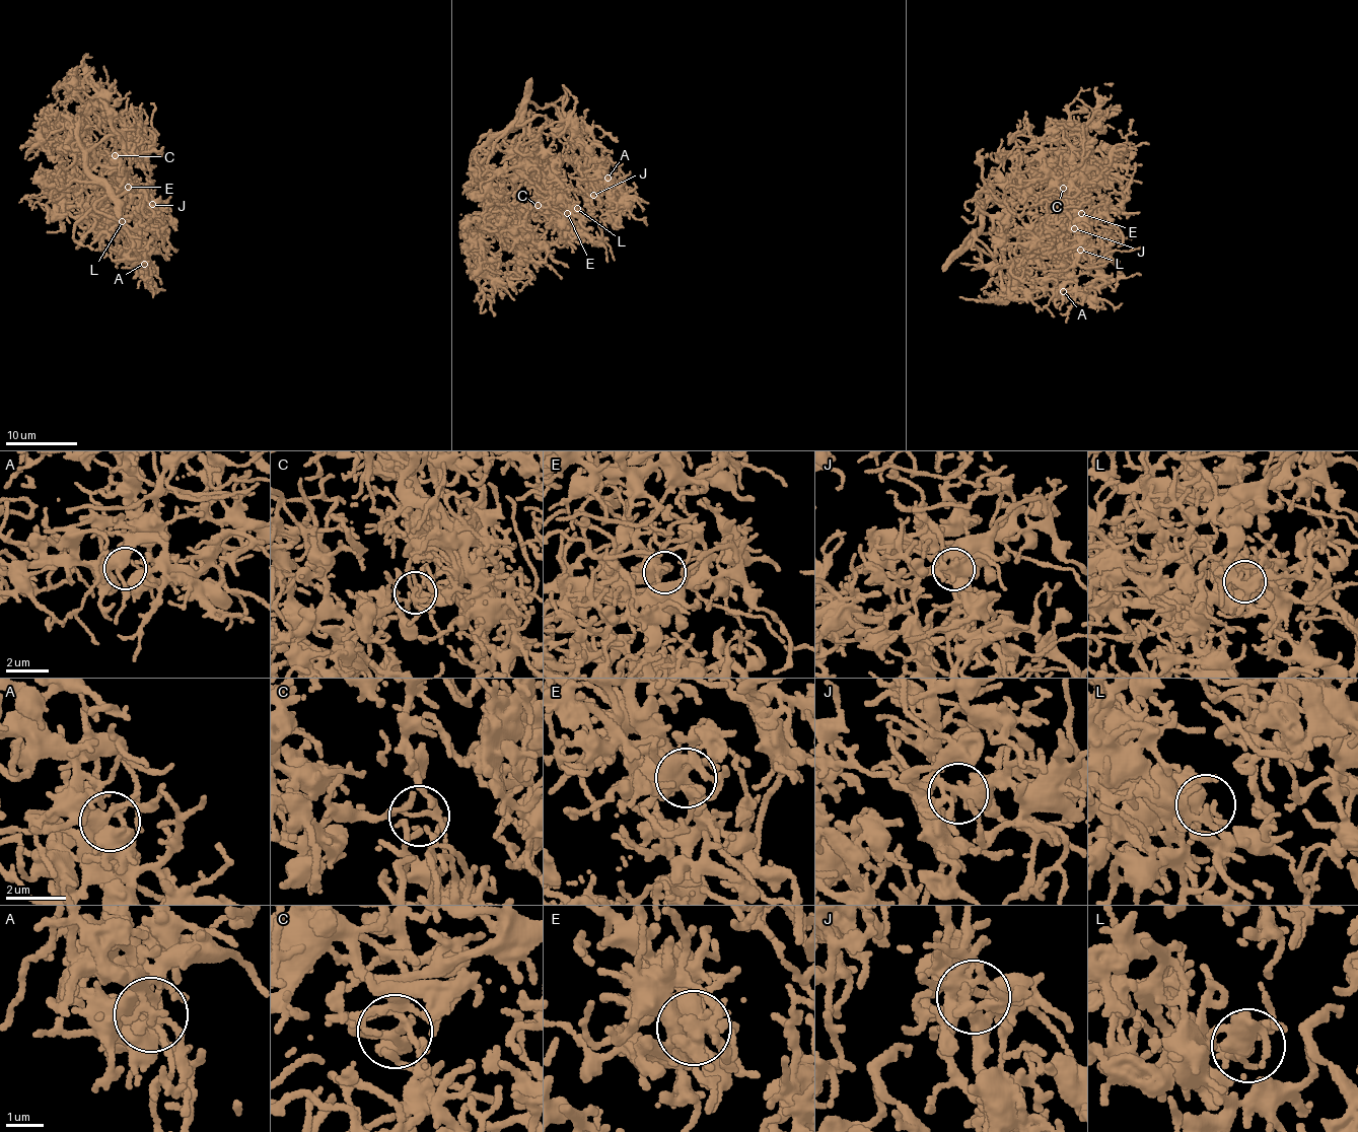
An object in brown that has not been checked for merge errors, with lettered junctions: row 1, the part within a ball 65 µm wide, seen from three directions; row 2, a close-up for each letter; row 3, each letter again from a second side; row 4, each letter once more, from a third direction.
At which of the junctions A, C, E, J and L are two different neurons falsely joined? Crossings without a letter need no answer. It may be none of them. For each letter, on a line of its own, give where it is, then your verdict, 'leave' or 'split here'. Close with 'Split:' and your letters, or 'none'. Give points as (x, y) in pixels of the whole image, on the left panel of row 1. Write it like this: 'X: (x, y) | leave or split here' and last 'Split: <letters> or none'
A: (144, 264) | leave
C: (115, 155) | leave
E: (128, 187) | leave
J: (152, 204) | leave
L: (122, 221) | leave
Split: none

